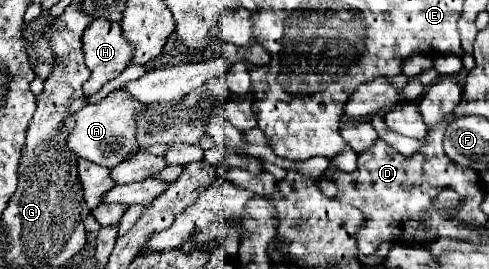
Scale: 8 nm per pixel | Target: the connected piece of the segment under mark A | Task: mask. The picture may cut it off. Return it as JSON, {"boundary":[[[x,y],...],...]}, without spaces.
{"boundary":[[[113,91],[95,105],[87,105],[77,113],[69,115],[61,129],[67,133],[67,149],[77,157],[89,159],[93,163],[111,167],[115,161],[123,161],[135,153],[135,113],[143,109],[141,103],[133,101],[123,91]]]}

